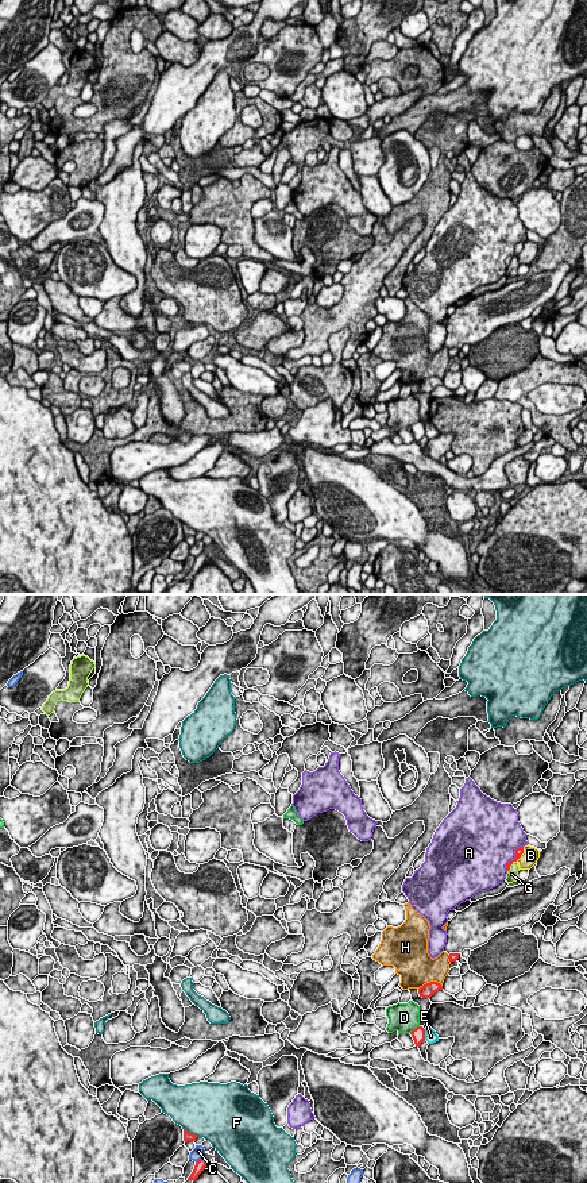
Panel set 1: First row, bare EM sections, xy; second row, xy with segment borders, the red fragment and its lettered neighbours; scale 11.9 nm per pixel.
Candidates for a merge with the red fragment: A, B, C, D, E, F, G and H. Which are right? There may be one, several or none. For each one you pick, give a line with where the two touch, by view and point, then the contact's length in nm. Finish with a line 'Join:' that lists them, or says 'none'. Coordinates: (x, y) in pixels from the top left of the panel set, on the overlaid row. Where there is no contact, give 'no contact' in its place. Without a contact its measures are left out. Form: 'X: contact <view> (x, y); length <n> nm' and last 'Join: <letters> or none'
Join: none

